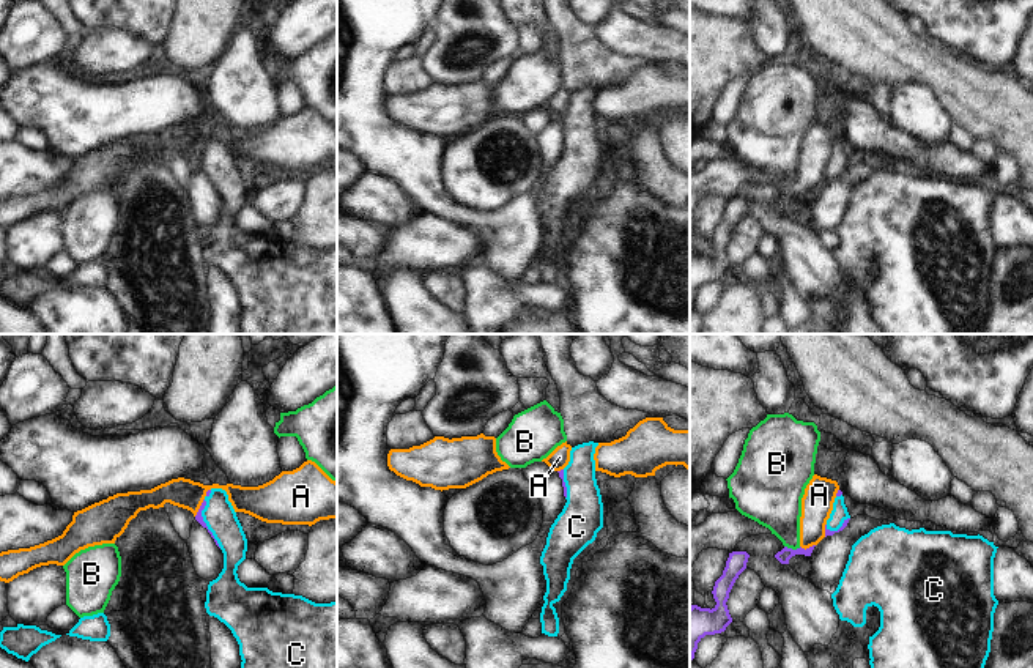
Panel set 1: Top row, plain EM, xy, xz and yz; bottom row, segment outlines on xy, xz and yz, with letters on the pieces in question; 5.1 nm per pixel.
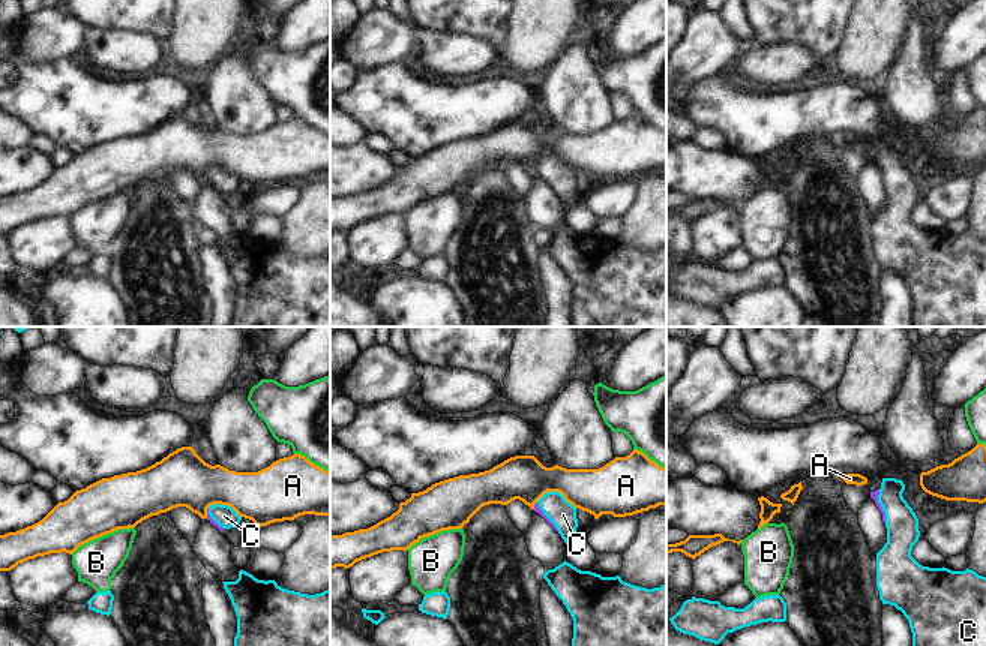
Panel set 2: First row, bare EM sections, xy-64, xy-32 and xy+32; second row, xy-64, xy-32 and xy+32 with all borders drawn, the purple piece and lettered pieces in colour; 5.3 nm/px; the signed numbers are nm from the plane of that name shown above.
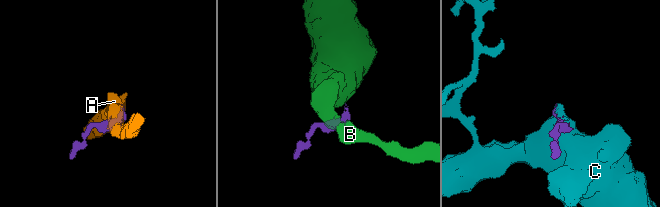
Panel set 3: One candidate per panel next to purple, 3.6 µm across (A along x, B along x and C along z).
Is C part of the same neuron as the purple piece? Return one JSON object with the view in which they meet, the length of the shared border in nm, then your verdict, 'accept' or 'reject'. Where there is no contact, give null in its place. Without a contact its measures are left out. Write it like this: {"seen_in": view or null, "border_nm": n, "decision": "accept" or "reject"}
{"seen_in": "xy", "border_nm": 260, "decision": "accept"}

